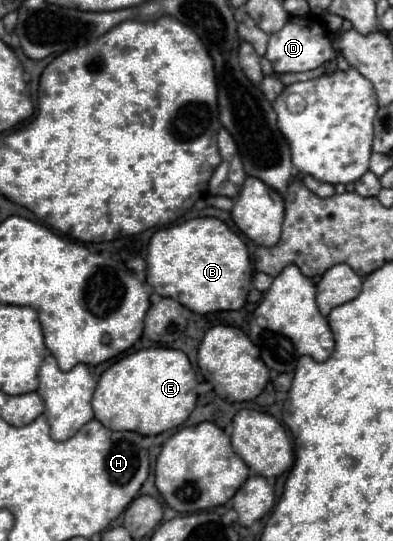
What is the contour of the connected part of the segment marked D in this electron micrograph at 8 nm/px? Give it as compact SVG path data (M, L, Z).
M291 17L281 31L269 37L265 57L273 63L275 73L303 73L303 71L317 69L321 65L325 65L325 73L337 71L337 57L335 57L335 51L331 49L329 33L313 17Z

